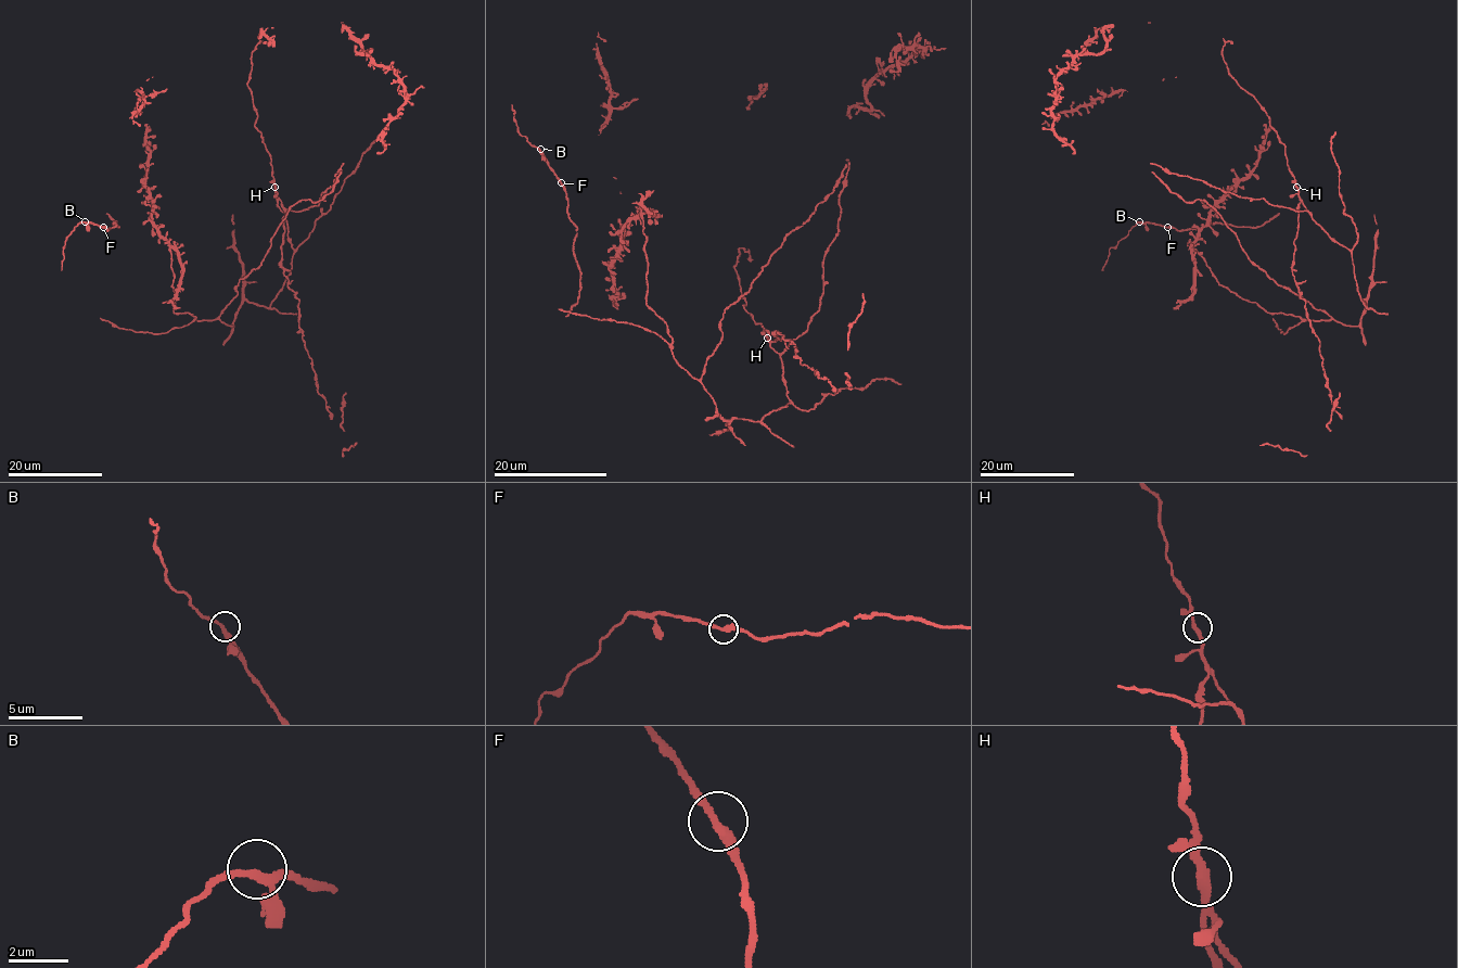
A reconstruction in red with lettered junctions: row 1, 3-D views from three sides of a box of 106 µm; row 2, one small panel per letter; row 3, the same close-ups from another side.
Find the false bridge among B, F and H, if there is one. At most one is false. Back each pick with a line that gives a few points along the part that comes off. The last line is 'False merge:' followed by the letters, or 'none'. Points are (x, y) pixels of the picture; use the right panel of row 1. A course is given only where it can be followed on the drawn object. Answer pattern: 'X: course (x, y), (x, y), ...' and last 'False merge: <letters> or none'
False merge: H

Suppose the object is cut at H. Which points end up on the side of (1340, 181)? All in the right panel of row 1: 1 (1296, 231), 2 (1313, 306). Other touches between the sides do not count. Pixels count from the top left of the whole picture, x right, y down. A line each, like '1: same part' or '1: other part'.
1: other part
2: same part

